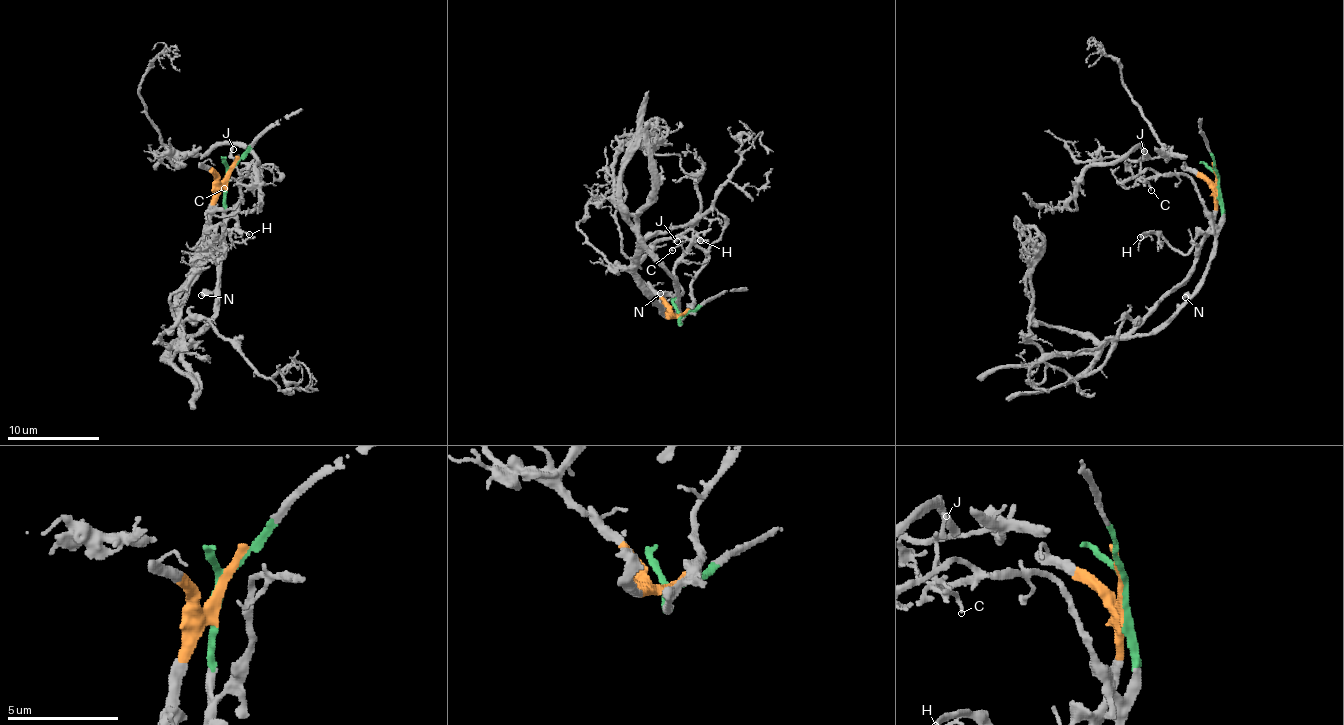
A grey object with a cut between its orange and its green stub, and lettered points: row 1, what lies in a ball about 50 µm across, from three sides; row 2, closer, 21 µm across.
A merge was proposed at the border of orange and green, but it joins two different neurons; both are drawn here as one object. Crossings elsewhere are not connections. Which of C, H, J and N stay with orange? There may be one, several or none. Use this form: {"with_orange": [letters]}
{"with_orange": ["H"]}

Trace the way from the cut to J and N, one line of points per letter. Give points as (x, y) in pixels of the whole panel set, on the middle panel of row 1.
J: (682, 315), (681, 322), (693, 302), (691, 287), (705, 254), (686, 239), (676, 240), (677, 242)
N: (682, 315), (679, 321), (679, 305), (660, 292)

